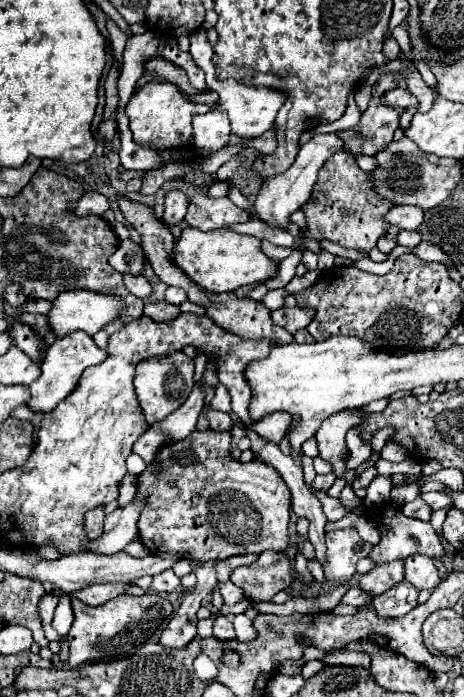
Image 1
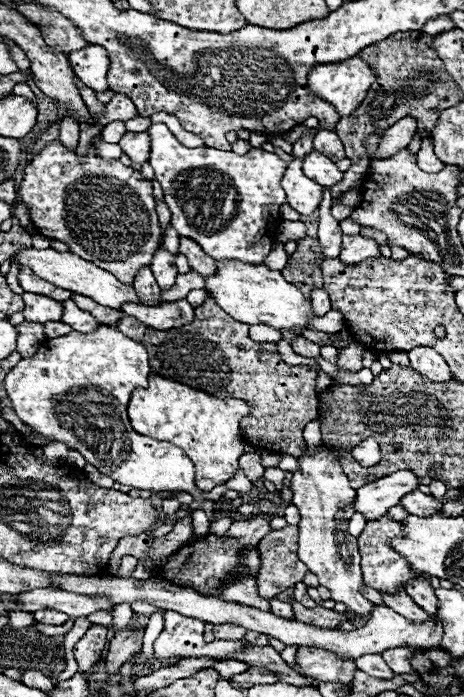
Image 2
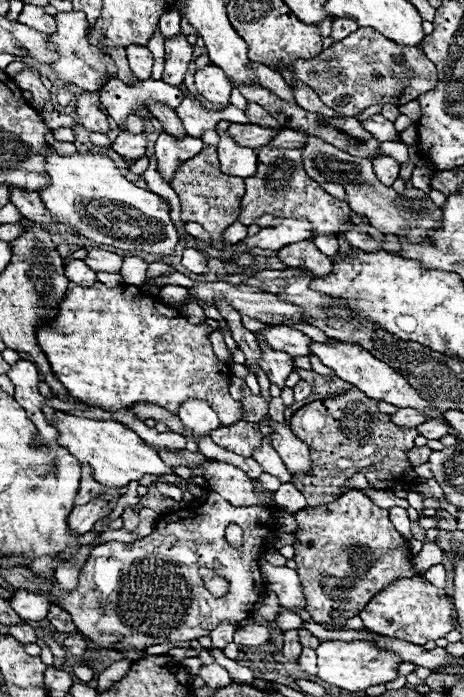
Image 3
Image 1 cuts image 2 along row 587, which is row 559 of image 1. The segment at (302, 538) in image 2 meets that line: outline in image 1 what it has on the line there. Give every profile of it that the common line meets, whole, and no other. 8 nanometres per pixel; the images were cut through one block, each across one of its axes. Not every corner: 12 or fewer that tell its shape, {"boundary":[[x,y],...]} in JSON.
{"boundary":[[354,528],[326,532],[326,582],[346,584],[372,544]]}

